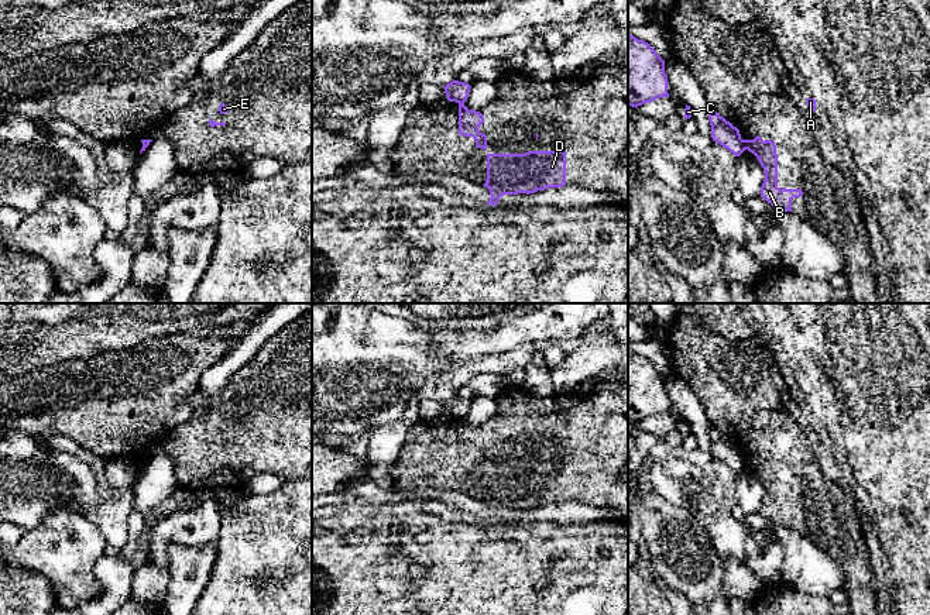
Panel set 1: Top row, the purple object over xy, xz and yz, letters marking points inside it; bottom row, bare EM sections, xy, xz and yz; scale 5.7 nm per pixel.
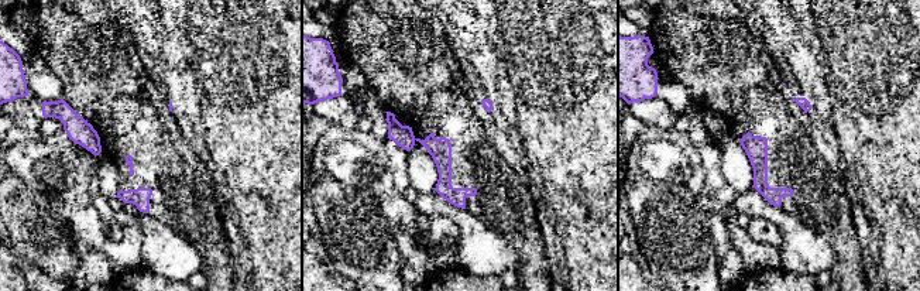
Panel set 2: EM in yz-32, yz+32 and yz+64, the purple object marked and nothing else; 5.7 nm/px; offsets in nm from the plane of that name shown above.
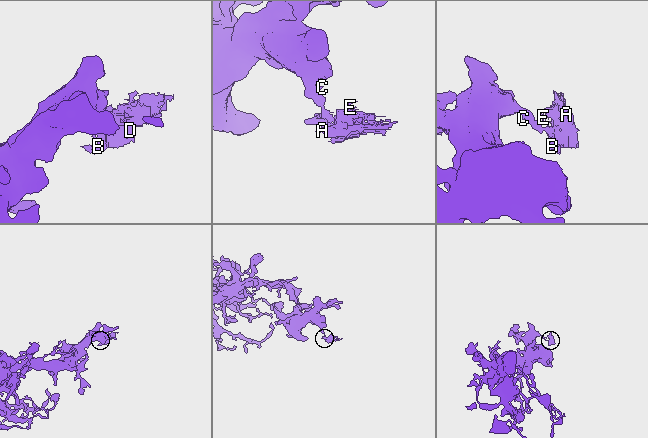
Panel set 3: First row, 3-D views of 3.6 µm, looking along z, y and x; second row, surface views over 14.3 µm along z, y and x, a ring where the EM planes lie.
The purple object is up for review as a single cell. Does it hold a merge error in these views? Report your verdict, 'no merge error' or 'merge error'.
merge error

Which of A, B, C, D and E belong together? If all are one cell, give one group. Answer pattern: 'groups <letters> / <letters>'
groups A B D E / C

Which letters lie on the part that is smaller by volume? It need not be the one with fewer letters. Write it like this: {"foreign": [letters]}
{"foreign": ["A", "B", "D", "E"]}

